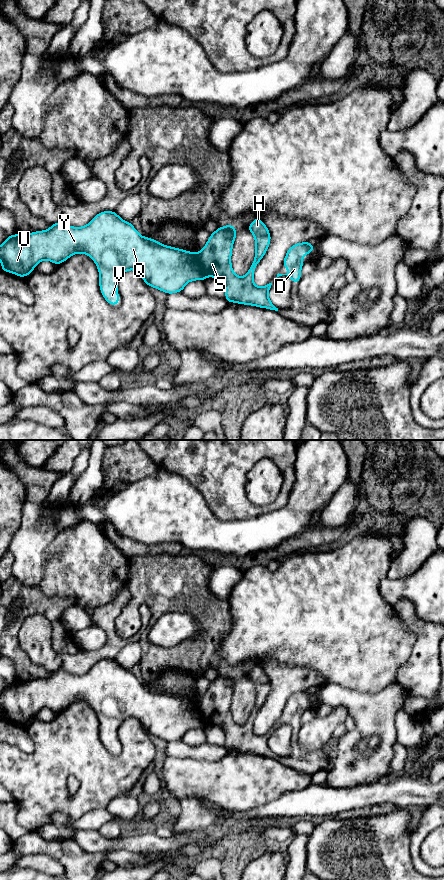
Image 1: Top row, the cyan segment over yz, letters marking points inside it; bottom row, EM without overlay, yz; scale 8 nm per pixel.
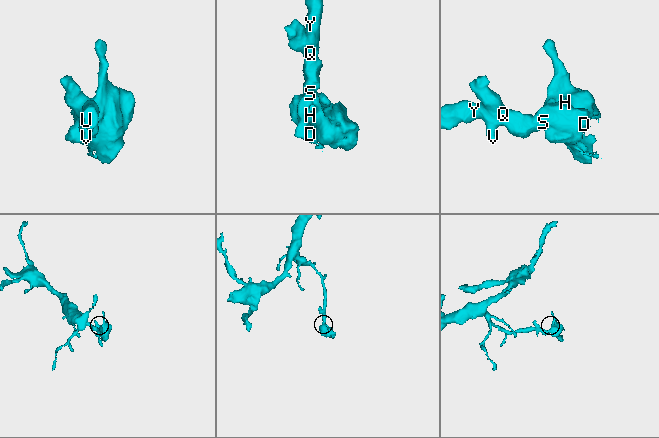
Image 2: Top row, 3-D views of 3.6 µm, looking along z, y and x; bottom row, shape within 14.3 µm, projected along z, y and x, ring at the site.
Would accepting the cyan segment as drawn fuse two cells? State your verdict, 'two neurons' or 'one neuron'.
two neurons

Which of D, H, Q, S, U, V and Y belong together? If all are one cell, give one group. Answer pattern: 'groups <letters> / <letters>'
groups D H S / Q U V Y

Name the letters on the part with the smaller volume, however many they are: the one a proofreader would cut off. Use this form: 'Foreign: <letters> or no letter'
Foreign: D, H, S

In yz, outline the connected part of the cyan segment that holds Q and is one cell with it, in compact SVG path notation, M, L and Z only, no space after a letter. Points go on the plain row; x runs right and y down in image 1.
M102 659L83 675L72 675L57 670L48 678L26 683L14 681L0 694L2 710L0 718L24 726L32 722L35 714L42 708L60 713L76 701L84 701L93 707L99 718L100 739L105 748L113 754L119 752L117 730L121 723L130 717L138 720L148 735L152 734L166 742L182 740L188 730L204 729L207 725L194 700L173 696L160 692L155 687L142 685L131 670L122 668L115 659Z

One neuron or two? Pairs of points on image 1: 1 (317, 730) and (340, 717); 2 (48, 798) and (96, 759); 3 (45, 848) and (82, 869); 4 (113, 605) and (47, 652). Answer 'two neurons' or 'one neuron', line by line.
1: one neuron
2: one neuron
3: one neuron
4: one neuron

